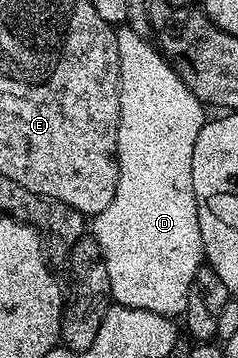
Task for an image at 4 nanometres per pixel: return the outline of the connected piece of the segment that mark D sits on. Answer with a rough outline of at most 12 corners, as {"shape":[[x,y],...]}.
{"shape":[[122,26],[114,304],[178,318],[204,264],[202,101]]}

